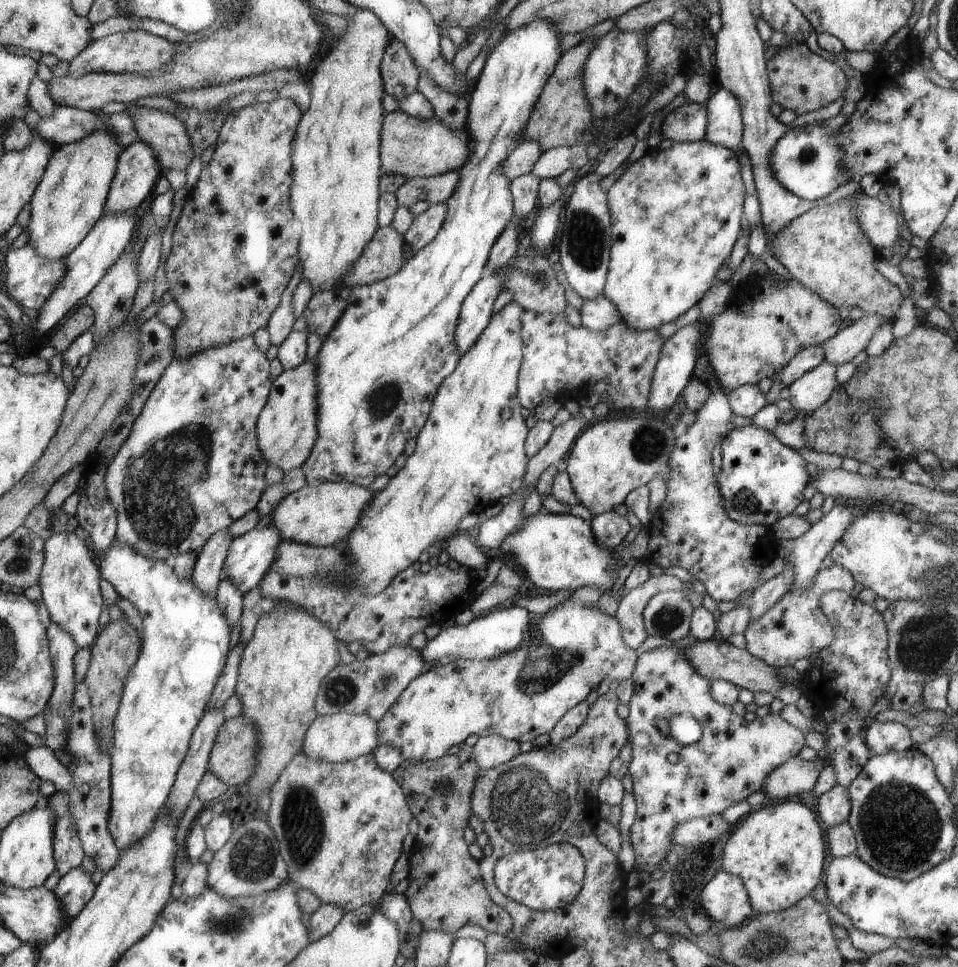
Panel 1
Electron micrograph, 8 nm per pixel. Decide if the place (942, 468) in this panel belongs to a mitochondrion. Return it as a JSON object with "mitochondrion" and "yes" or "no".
{"mitochondrion":"no"}

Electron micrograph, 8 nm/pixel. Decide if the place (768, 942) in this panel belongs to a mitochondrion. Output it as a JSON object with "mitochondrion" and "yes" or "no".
{"mitochondrion":"yes"}

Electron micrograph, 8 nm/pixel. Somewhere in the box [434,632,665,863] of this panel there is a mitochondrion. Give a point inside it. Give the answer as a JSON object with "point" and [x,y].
{"point":[526,807]}

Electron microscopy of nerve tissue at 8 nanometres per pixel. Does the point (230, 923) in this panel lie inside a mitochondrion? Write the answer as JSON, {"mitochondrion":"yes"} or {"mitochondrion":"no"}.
{"mitochondrion":"yes"}

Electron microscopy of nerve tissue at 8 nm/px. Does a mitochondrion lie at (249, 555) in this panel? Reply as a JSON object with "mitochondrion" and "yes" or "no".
{"mitochondrion":"no"}

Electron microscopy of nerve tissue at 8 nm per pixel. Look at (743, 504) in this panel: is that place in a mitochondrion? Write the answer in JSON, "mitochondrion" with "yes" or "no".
{"mitochondrion":"yes"}

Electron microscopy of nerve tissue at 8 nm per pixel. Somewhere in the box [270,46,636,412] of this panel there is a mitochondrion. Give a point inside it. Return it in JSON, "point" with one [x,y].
{"point":[587,239]}

